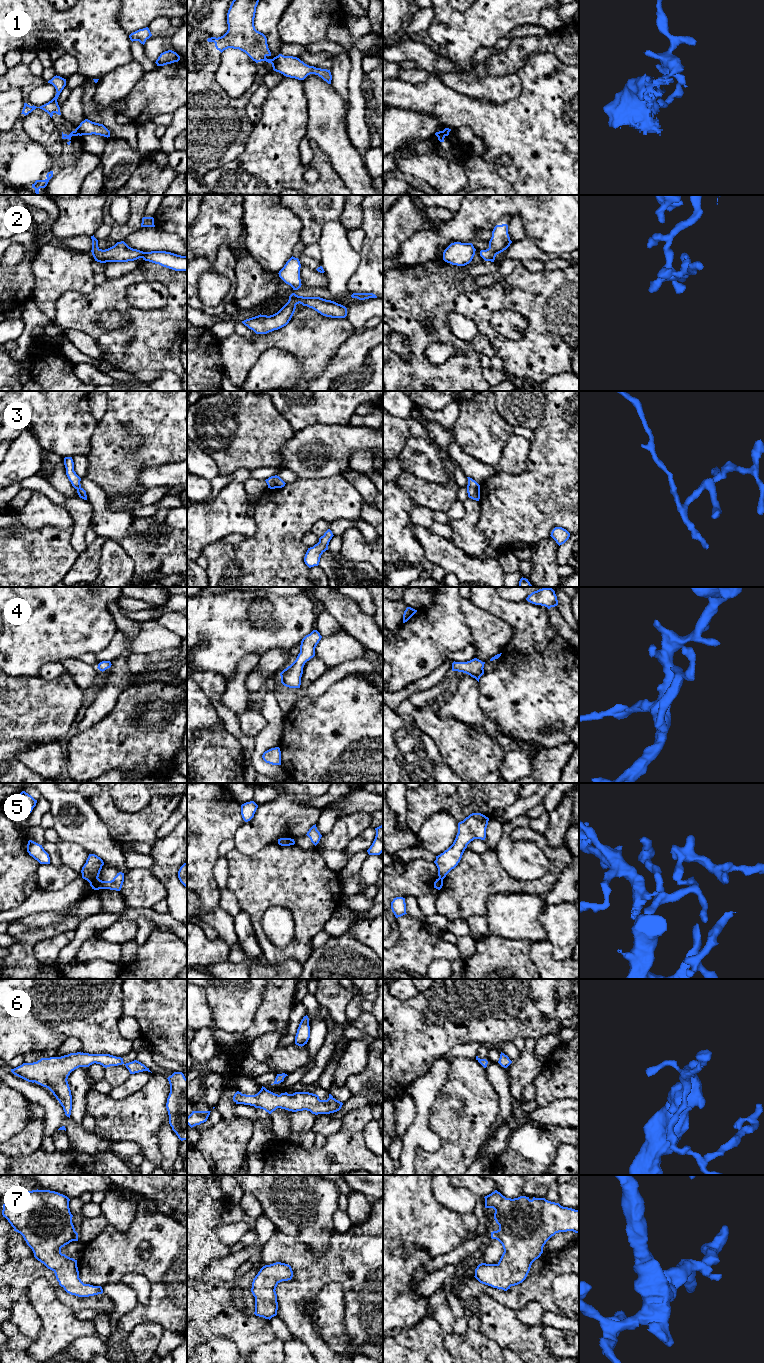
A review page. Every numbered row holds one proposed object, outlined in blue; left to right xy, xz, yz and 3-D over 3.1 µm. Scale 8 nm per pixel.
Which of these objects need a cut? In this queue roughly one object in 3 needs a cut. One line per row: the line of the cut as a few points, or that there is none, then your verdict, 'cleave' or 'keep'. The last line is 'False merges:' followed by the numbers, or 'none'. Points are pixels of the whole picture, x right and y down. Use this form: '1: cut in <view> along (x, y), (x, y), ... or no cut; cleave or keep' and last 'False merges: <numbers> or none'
1: cut in xy along (75, 129), (78, 134); cleave
2: no cut; keep
3: no cut; keep
4: no cut; keep
5: cut in xy along (97, 877), (89, 882); cleave
6: no cut; keep
7: no cut; keep
False merges: 1, 5

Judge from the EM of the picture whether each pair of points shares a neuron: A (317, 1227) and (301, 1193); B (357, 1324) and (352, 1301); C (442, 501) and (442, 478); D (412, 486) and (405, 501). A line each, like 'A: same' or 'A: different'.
A: same
B: same
C: different
D: different

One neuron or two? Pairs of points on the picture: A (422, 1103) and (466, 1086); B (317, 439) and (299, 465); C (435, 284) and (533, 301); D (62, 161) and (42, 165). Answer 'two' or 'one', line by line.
A: two
B: one
C: two
D: one

